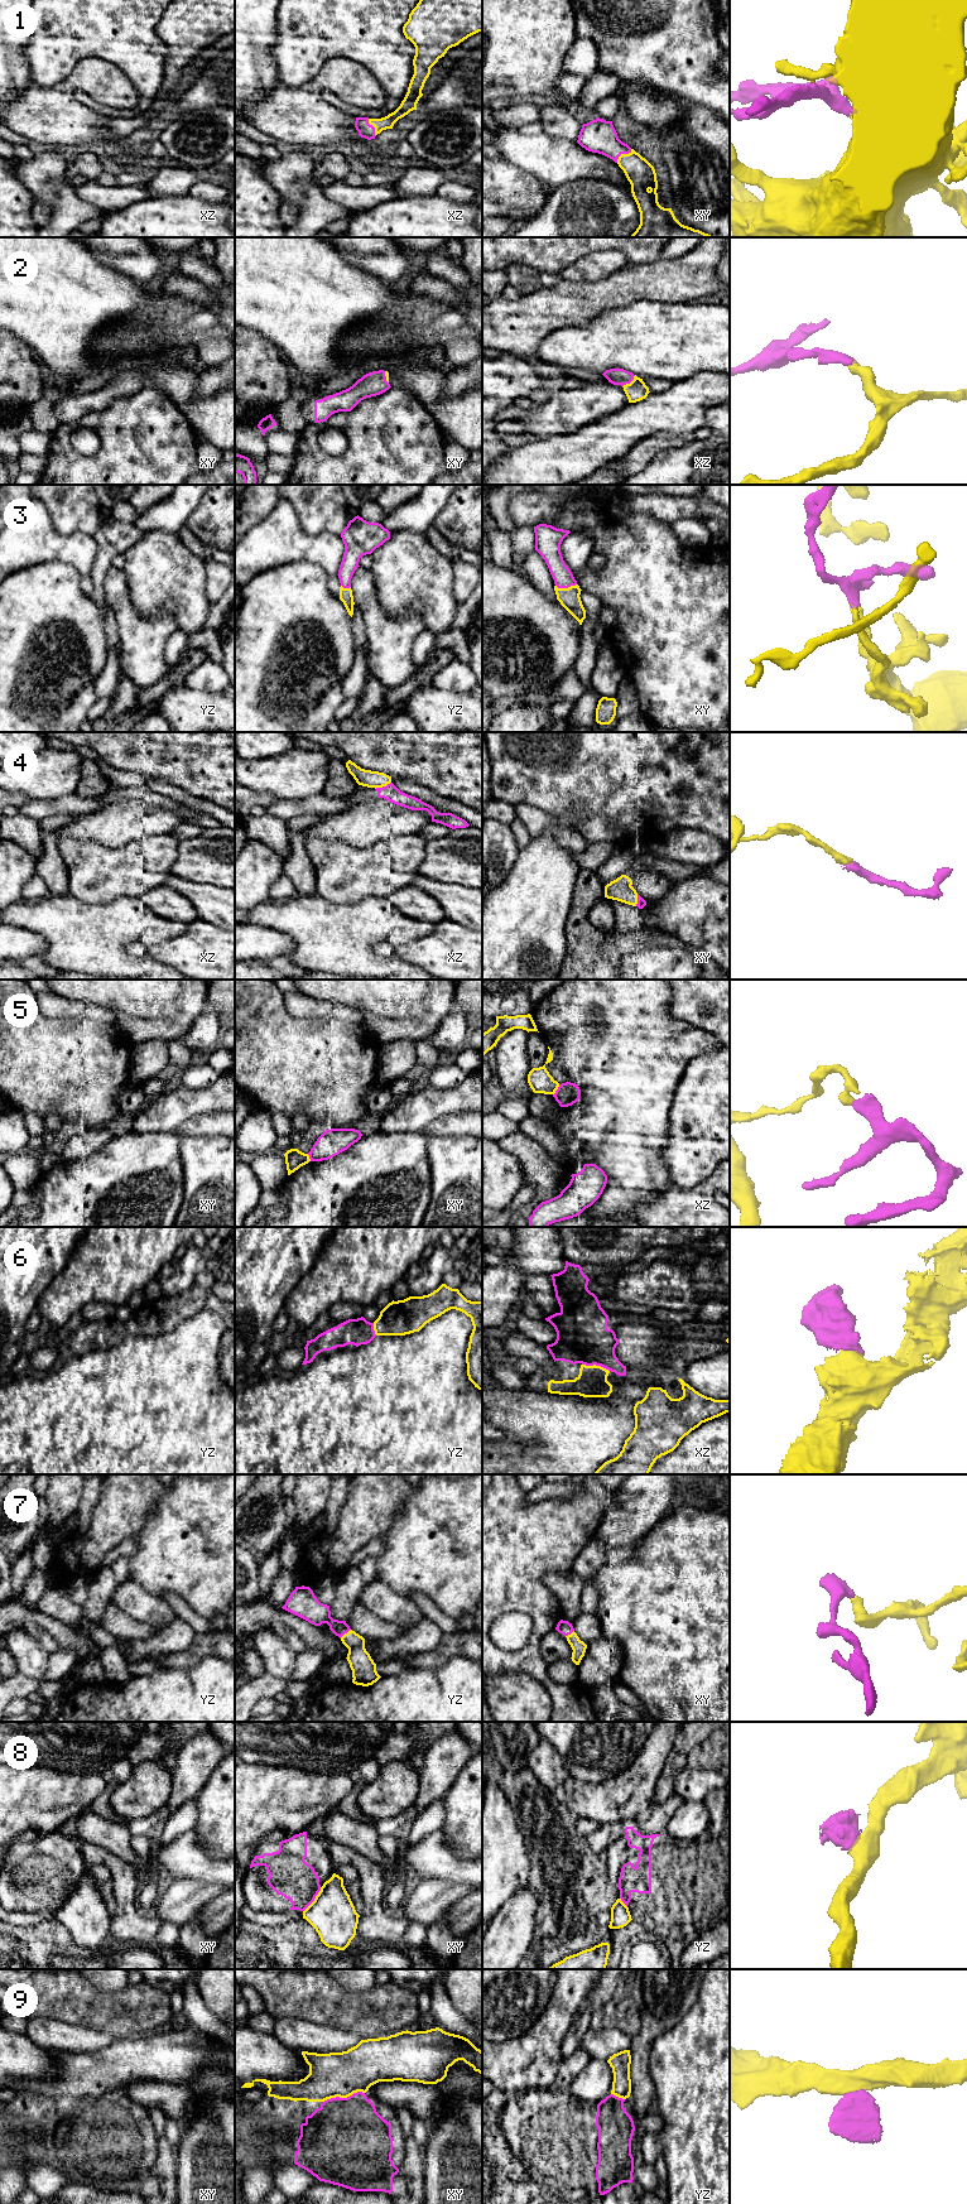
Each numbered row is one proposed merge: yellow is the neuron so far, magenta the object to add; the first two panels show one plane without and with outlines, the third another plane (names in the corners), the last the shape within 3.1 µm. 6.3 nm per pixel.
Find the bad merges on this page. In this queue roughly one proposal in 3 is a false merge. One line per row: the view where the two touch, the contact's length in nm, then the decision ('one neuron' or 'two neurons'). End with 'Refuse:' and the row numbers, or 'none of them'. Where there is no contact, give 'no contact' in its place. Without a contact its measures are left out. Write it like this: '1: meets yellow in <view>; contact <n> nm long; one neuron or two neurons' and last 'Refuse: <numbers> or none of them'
1: meets yellow in xy; contact 130 nm long; one neuron
2: meets yellow in xz; contact 120 nm long; one neuron
3: meets yellow in xy; contact 140 nm long; one neuron
4: meets yellow in xz; contact 110 nm long; one neuron
5: meets yellow in xz; contact 80 nm long; two neurons
6: meets yellow in xz; contact 180 nm long; one neuron
7: meets yellow in yz; contact 90 nm long; one neuron
8: meets yellow in xy; contact 200 nm long; two neurons
9: meets yellow in xy; contact 280 nm long; two neurons
Refuse: 5, 8, 9

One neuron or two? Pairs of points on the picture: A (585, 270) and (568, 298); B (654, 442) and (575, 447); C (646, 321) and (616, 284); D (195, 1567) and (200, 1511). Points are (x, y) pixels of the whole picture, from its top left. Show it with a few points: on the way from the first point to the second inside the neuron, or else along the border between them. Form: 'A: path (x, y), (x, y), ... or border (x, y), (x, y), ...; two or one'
A: border (575, 279), (595, 280); two
B: border (664, 432), (641, 438), (616, 460); two
C: border (662, 303), (657, 301), (636, 301), (602, 311); two
D: path (201, 1553), (201, 1525); one

